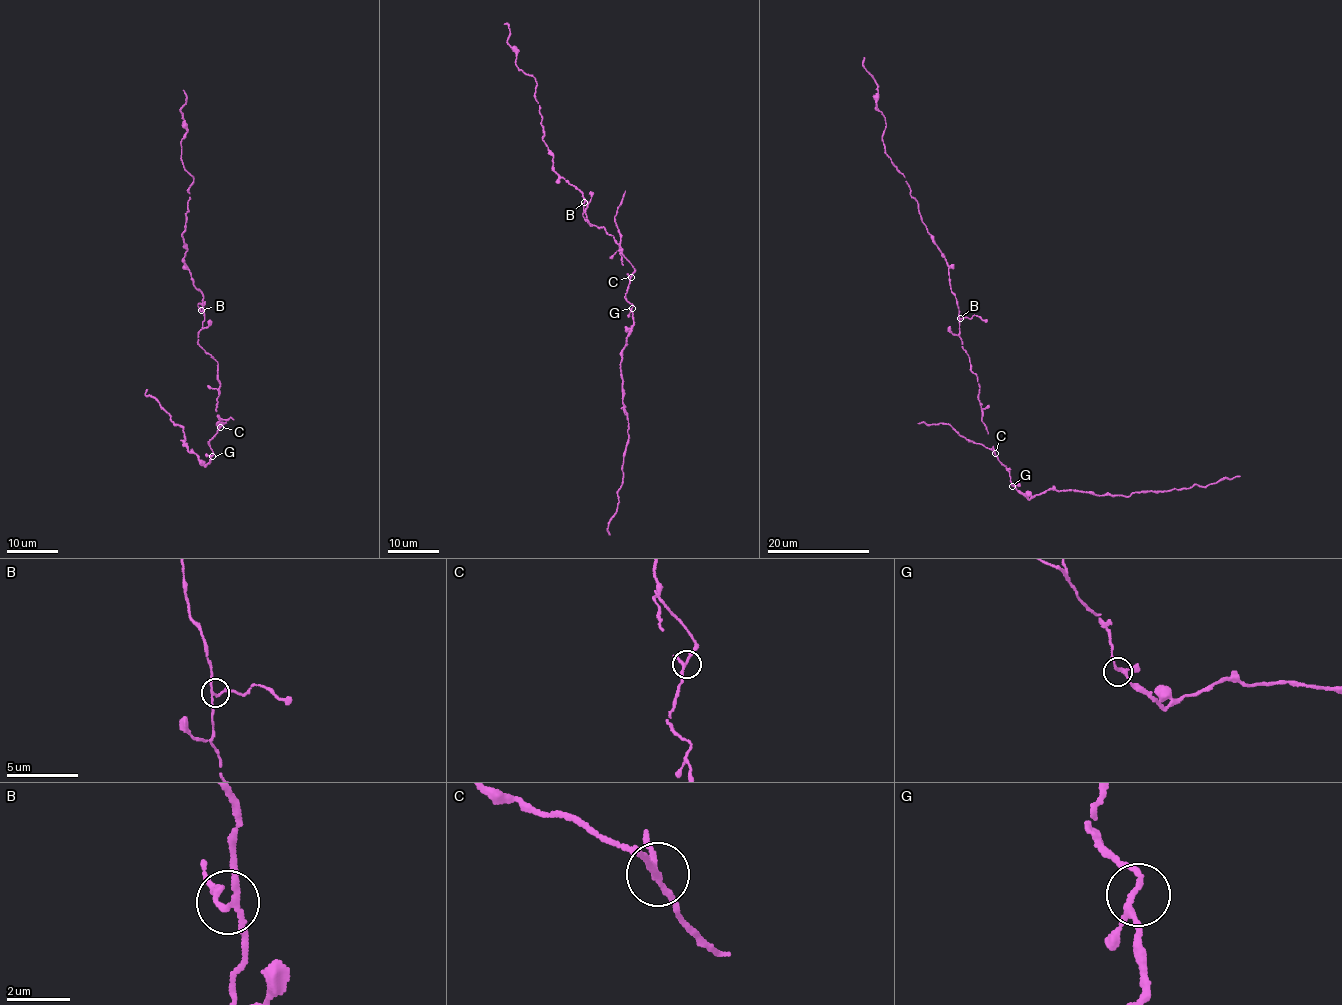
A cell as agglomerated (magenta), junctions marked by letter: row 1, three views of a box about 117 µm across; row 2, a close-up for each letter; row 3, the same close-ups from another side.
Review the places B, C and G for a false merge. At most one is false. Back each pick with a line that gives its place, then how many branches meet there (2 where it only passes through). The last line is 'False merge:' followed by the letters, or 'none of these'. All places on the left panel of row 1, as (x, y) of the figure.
C: Place: (220, 427). Branches: 3
False merge: C

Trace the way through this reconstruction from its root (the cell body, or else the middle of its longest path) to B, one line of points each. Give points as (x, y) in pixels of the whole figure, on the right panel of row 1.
B: (977, 382), (959, 336), (960, 318)

